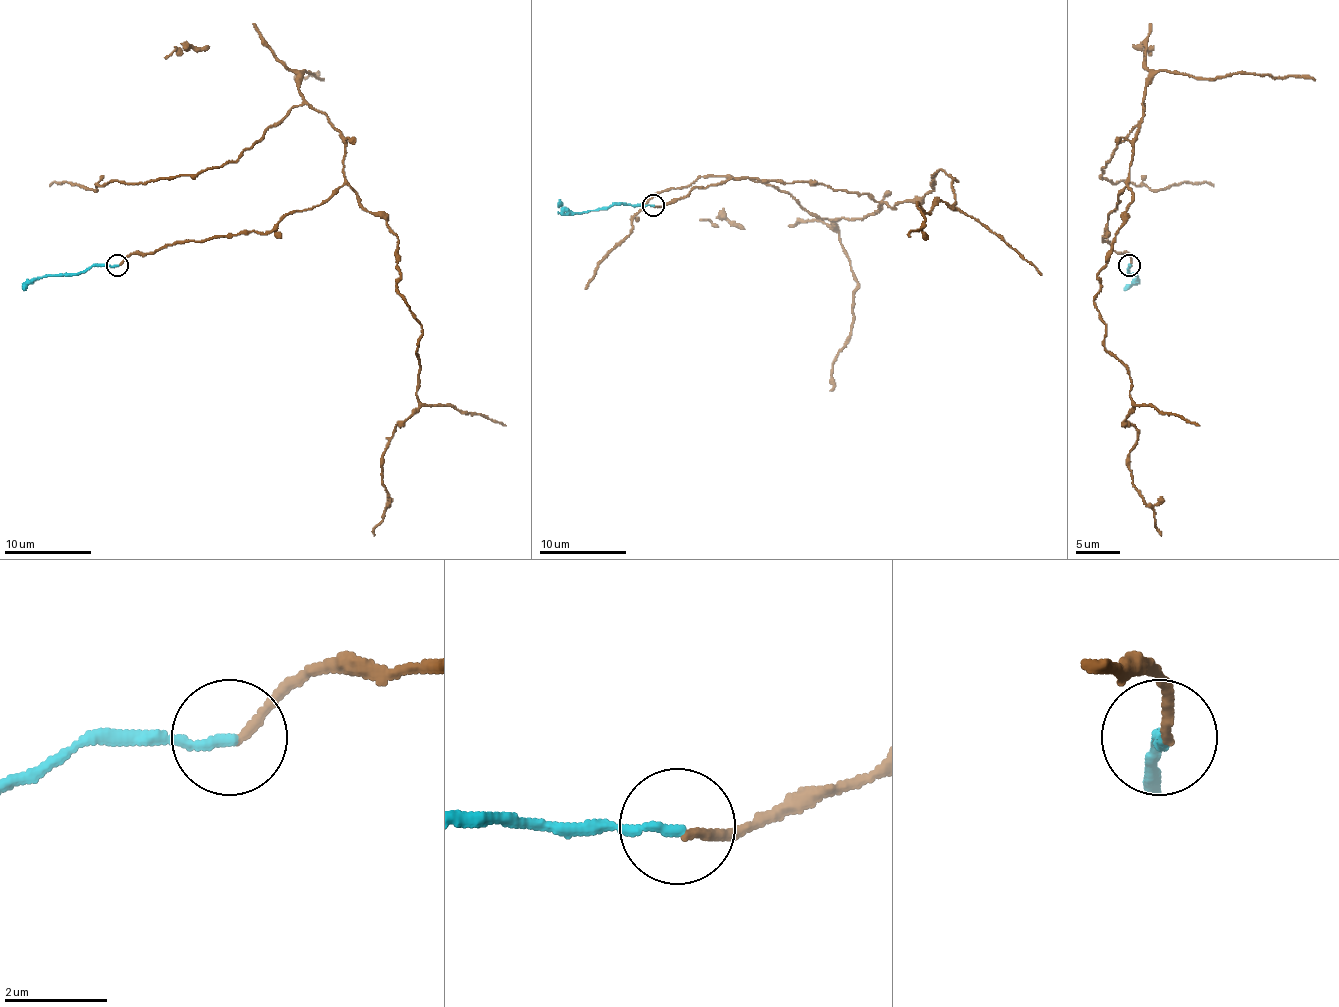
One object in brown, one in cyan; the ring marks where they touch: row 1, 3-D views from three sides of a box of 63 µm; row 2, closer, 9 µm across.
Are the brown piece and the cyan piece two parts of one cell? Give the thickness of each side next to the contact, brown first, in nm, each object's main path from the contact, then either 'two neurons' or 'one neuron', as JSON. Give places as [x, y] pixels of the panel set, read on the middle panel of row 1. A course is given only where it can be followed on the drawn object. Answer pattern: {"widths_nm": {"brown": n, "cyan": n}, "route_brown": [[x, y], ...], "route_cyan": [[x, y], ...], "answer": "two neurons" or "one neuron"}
{"widths_nm": {"brown": 160, "cyan": 200}, "route_brown": [[653, 206], [732, 178], [878, 202], [830, 219], [771, 185], [699, 176], [658, 191], [586, 289]], "route_cyan": [[653, 204], [627, 204], [572, 213], [559, 200]], "answer": "one neuron"}

